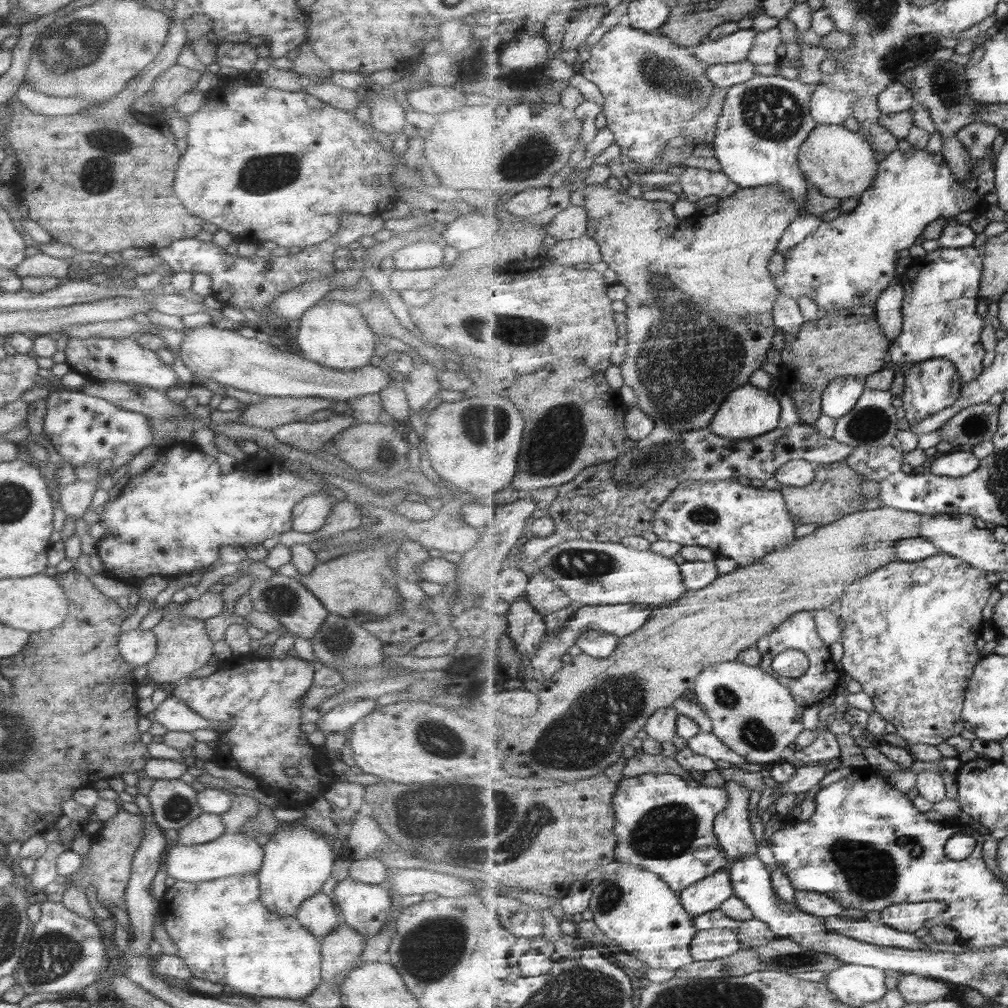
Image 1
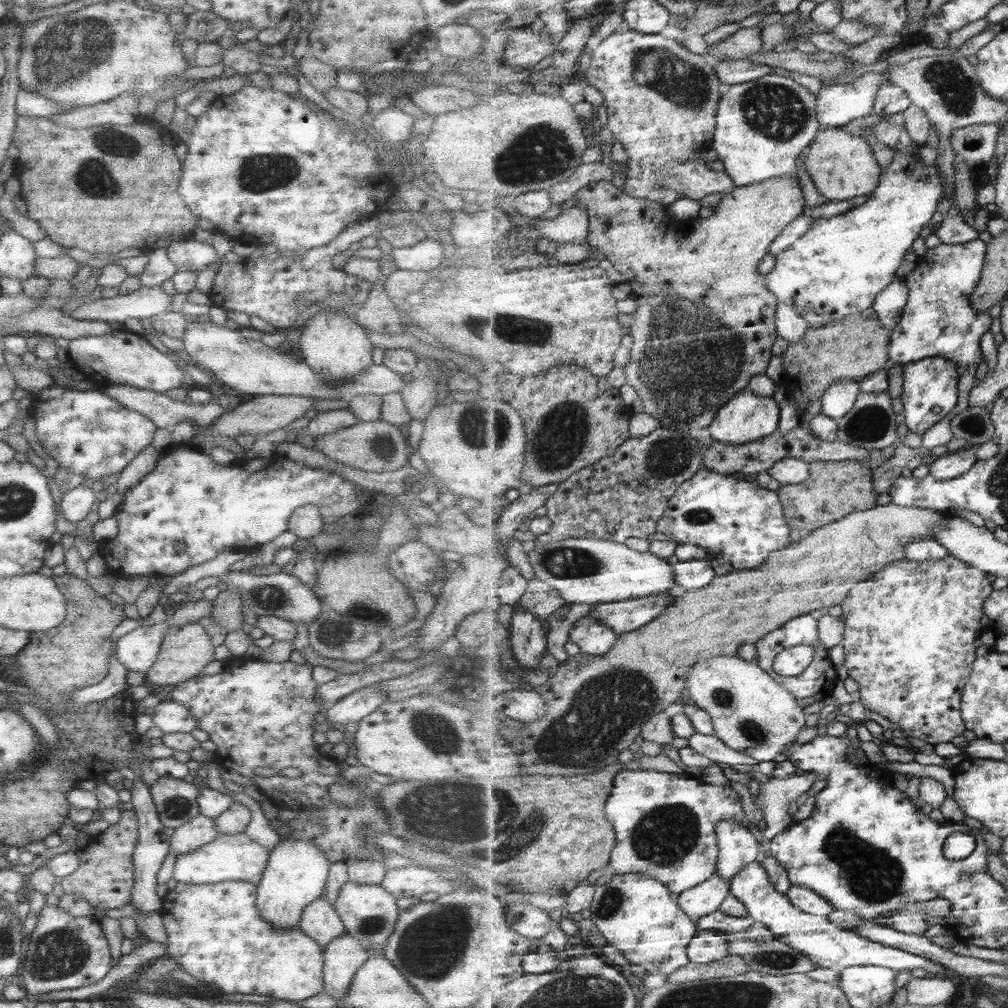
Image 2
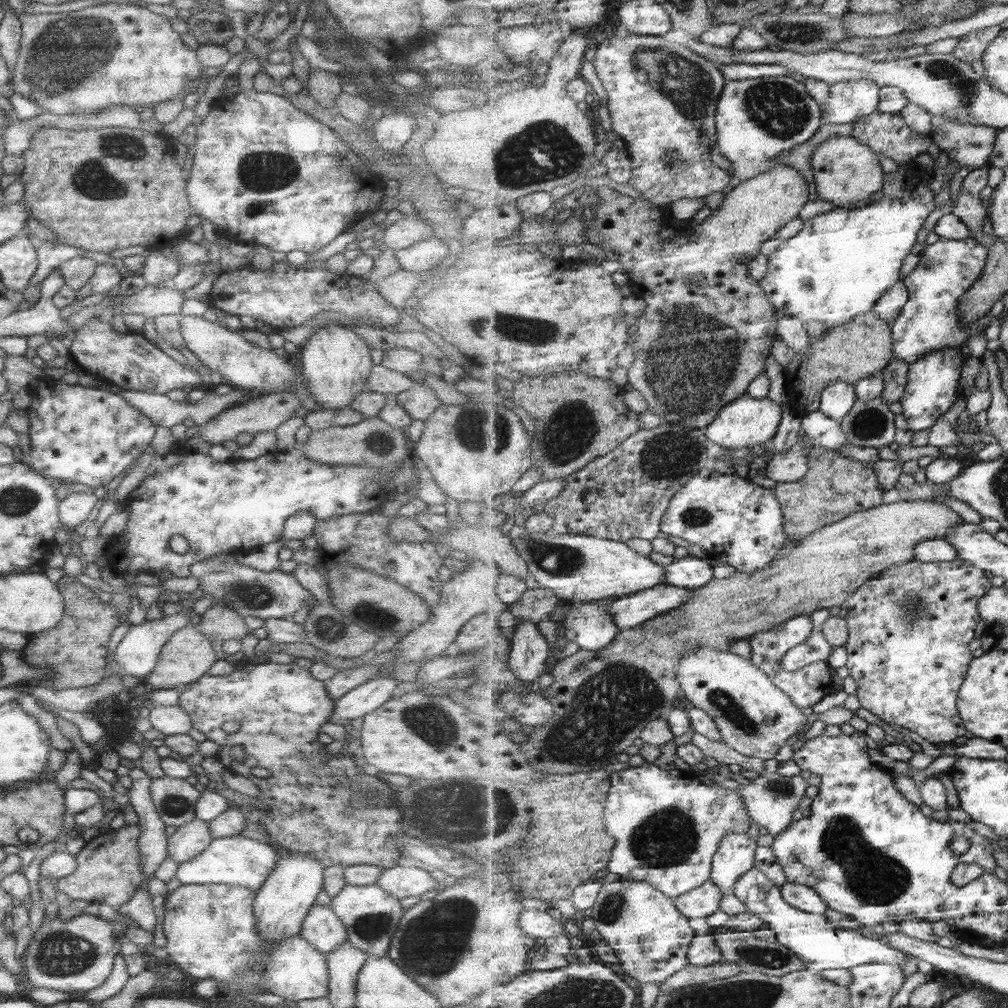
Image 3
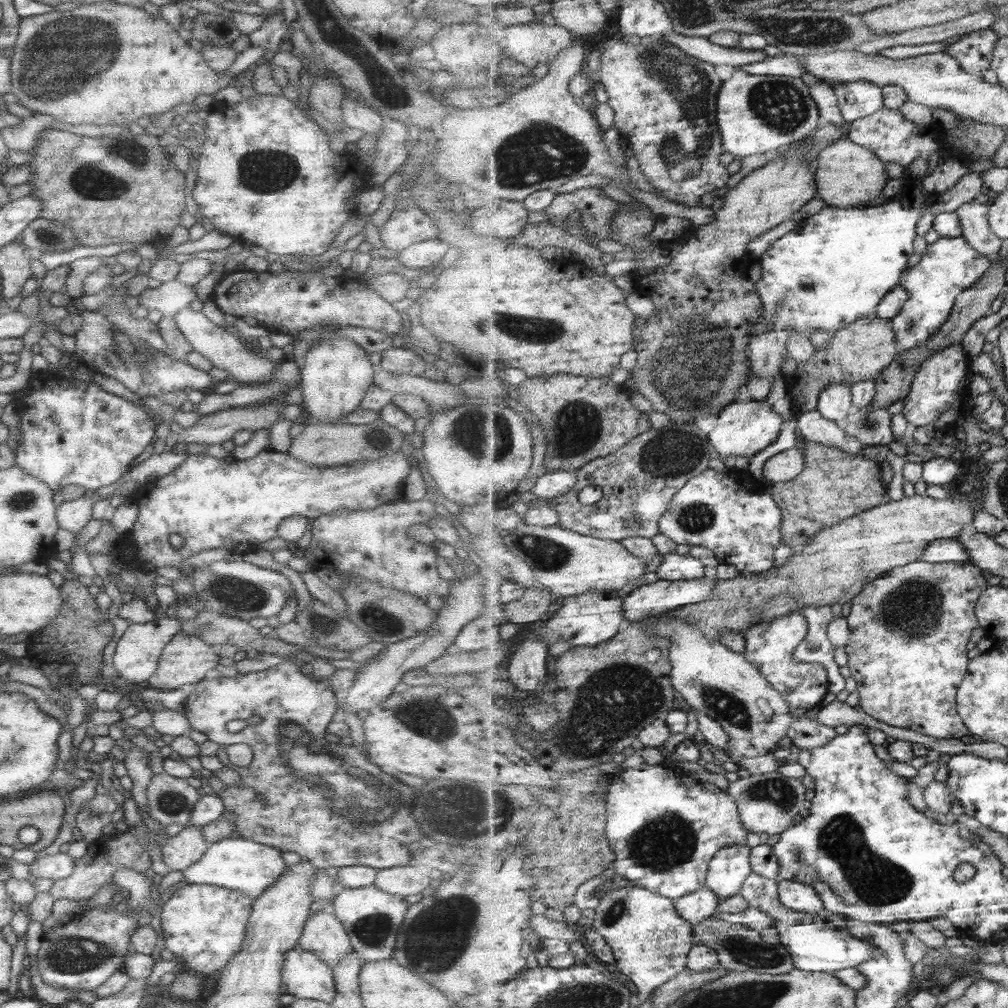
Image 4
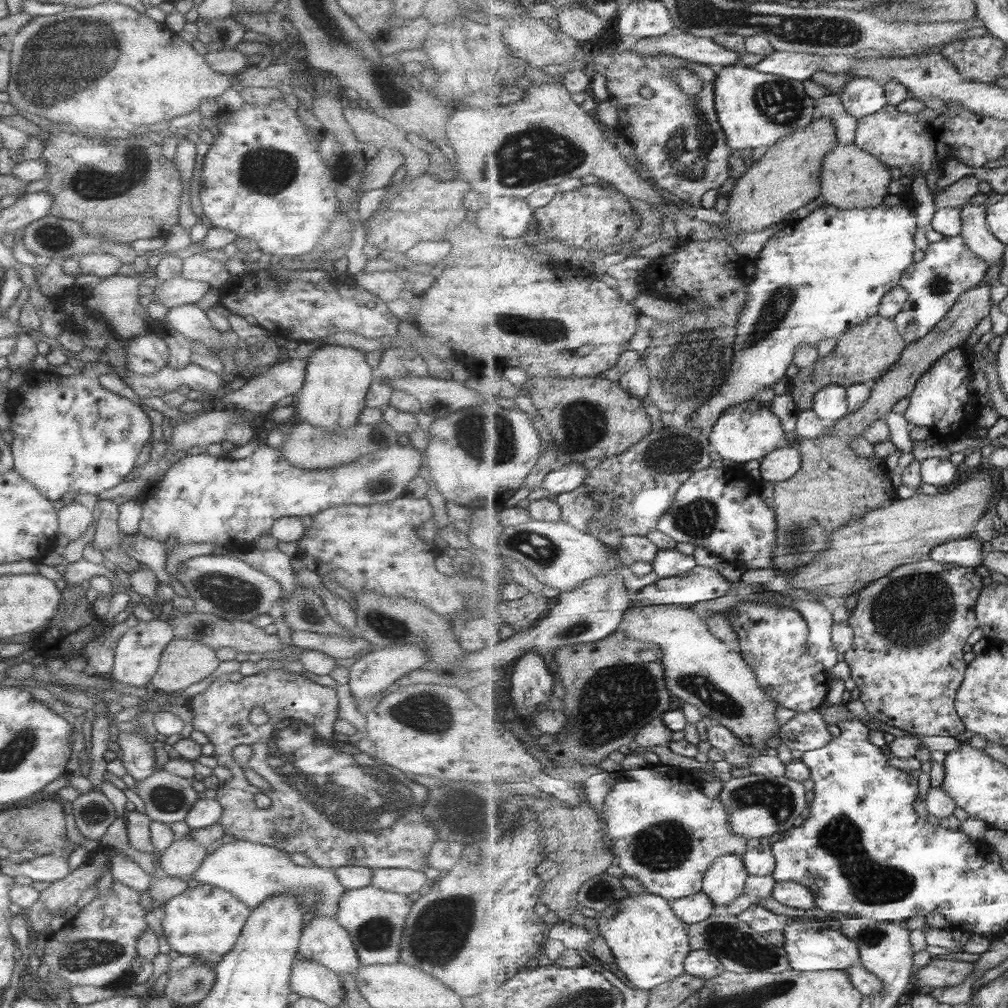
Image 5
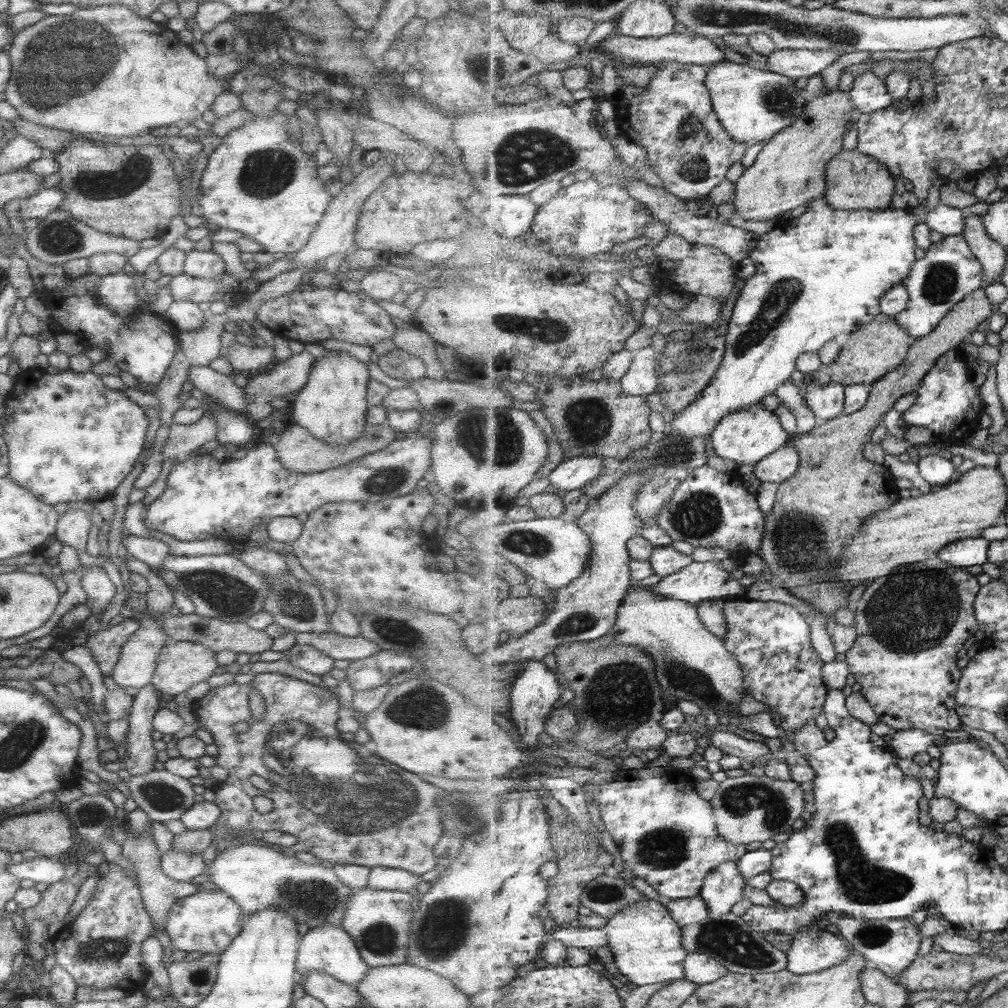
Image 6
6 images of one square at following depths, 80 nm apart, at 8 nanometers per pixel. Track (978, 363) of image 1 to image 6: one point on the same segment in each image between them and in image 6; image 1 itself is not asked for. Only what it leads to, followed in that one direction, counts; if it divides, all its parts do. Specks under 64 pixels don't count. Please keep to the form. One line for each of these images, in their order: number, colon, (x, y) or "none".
2: (938, 320)
3: (930, 321)
4: (950, 266)
5: (949, 268)
6: (950, 272)

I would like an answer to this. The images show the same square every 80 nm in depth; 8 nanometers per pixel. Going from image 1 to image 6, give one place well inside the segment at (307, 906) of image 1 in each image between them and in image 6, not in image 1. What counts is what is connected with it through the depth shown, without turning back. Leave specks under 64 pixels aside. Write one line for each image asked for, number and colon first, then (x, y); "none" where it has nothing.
2: (318, 920)
3: (321, 929)
4: (322, 934)
5: (322, 941)
6: (326, 949)

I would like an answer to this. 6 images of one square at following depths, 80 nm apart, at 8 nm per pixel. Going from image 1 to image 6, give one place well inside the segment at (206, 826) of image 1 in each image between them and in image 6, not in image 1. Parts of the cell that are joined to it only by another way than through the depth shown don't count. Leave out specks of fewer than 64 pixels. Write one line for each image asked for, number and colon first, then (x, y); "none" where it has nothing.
2: (199, 830)
3: (189, 839)
4: (181, 850)
5: (182, 857)
6: (179, 866)

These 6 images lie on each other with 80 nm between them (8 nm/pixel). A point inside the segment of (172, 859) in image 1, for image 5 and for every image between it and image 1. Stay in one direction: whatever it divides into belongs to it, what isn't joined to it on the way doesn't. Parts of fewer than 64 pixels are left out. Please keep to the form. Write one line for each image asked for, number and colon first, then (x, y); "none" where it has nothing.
2: (227, 857)
3: (236, 860)
4: (244, 866)
5: (251, 872)

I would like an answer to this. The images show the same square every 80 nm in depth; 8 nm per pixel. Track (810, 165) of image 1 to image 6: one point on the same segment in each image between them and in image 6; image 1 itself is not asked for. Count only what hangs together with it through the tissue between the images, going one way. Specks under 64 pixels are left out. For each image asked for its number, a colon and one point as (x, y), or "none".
2: (842, 165)
3: (846, 172)
4: (848, 175)
5: (852, 177)
6: (856, 181)

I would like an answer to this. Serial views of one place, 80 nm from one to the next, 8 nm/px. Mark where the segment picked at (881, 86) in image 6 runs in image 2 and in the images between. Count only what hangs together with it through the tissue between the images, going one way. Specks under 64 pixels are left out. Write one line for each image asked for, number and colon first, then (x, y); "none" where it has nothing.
2: (838, 104)
3: (848, 101)
4: (858, 99)
5: (862, 96)

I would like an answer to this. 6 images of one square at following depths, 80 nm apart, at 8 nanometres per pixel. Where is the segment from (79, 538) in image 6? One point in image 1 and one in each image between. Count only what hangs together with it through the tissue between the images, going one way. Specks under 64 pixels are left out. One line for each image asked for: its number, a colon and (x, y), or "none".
1: (74, 498)
2: (75, 504)
3: (75, 508)
4: (72, 516)
5: (73, 519)

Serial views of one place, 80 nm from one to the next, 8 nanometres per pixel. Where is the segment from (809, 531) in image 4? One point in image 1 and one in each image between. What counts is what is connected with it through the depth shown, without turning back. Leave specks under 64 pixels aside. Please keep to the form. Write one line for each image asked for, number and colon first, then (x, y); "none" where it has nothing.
1: (835, 494)
2: (835, 489)
3: (836, 487)

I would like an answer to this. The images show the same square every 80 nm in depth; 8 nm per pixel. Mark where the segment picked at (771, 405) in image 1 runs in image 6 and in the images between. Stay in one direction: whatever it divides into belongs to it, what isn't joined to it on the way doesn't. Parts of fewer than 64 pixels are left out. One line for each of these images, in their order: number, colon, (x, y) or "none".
2: (746, 418)
3: (745, 423)
4: (746, 427)
5: (748, 431)
6: (746, 437)

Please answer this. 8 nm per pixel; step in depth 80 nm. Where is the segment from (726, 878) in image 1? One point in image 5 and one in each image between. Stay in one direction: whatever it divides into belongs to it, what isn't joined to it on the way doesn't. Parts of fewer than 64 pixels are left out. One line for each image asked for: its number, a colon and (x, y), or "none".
2: (705, 899)
3: (704, 901)
4: (702, 904)
5: (694, 909)

